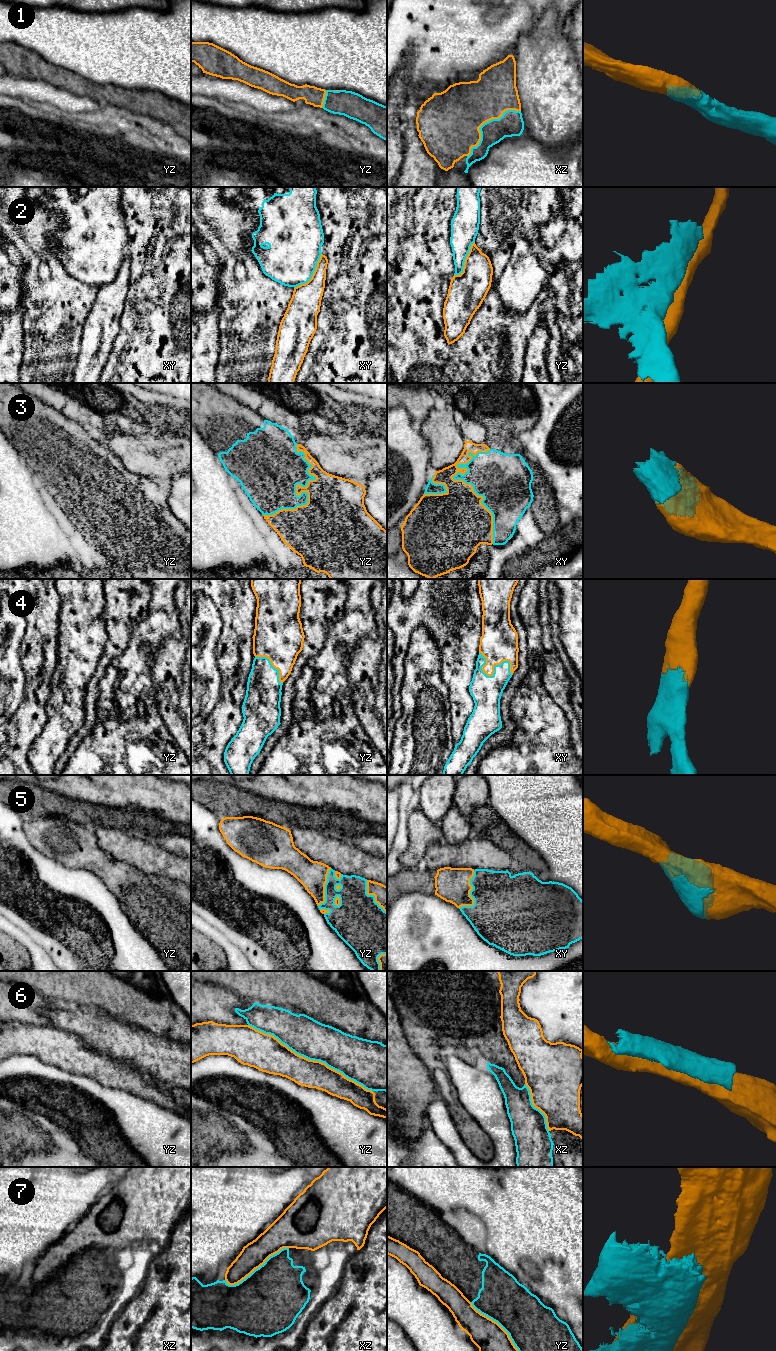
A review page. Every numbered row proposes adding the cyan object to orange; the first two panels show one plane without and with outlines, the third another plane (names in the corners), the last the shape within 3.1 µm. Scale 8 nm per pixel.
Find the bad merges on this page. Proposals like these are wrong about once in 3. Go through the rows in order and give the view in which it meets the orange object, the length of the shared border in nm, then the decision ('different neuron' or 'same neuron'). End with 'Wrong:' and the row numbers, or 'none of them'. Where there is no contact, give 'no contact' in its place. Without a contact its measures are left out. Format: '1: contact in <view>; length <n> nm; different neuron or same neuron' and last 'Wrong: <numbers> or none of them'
1: contact in xz; length 550 nm; same neuron
2: contact in xy; length 360 nm; different neuron
3: contact in xy; length 750 nm; same neuron
4: contact in xy; length 320 nm; same neuron
5: contact in xy; length 340 nm; same neuron
6: contact in yz; length 1150 nm; different neuron
7: contact in xz; length 600 nm; different neuron
Wrong: 2, 6, 7

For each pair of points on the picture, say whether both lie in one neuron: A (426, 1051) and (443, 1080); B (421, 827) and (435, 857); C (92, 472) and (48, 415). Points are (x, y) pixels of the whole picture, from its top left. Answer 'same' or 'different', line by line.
A: same
B: different
C: same

